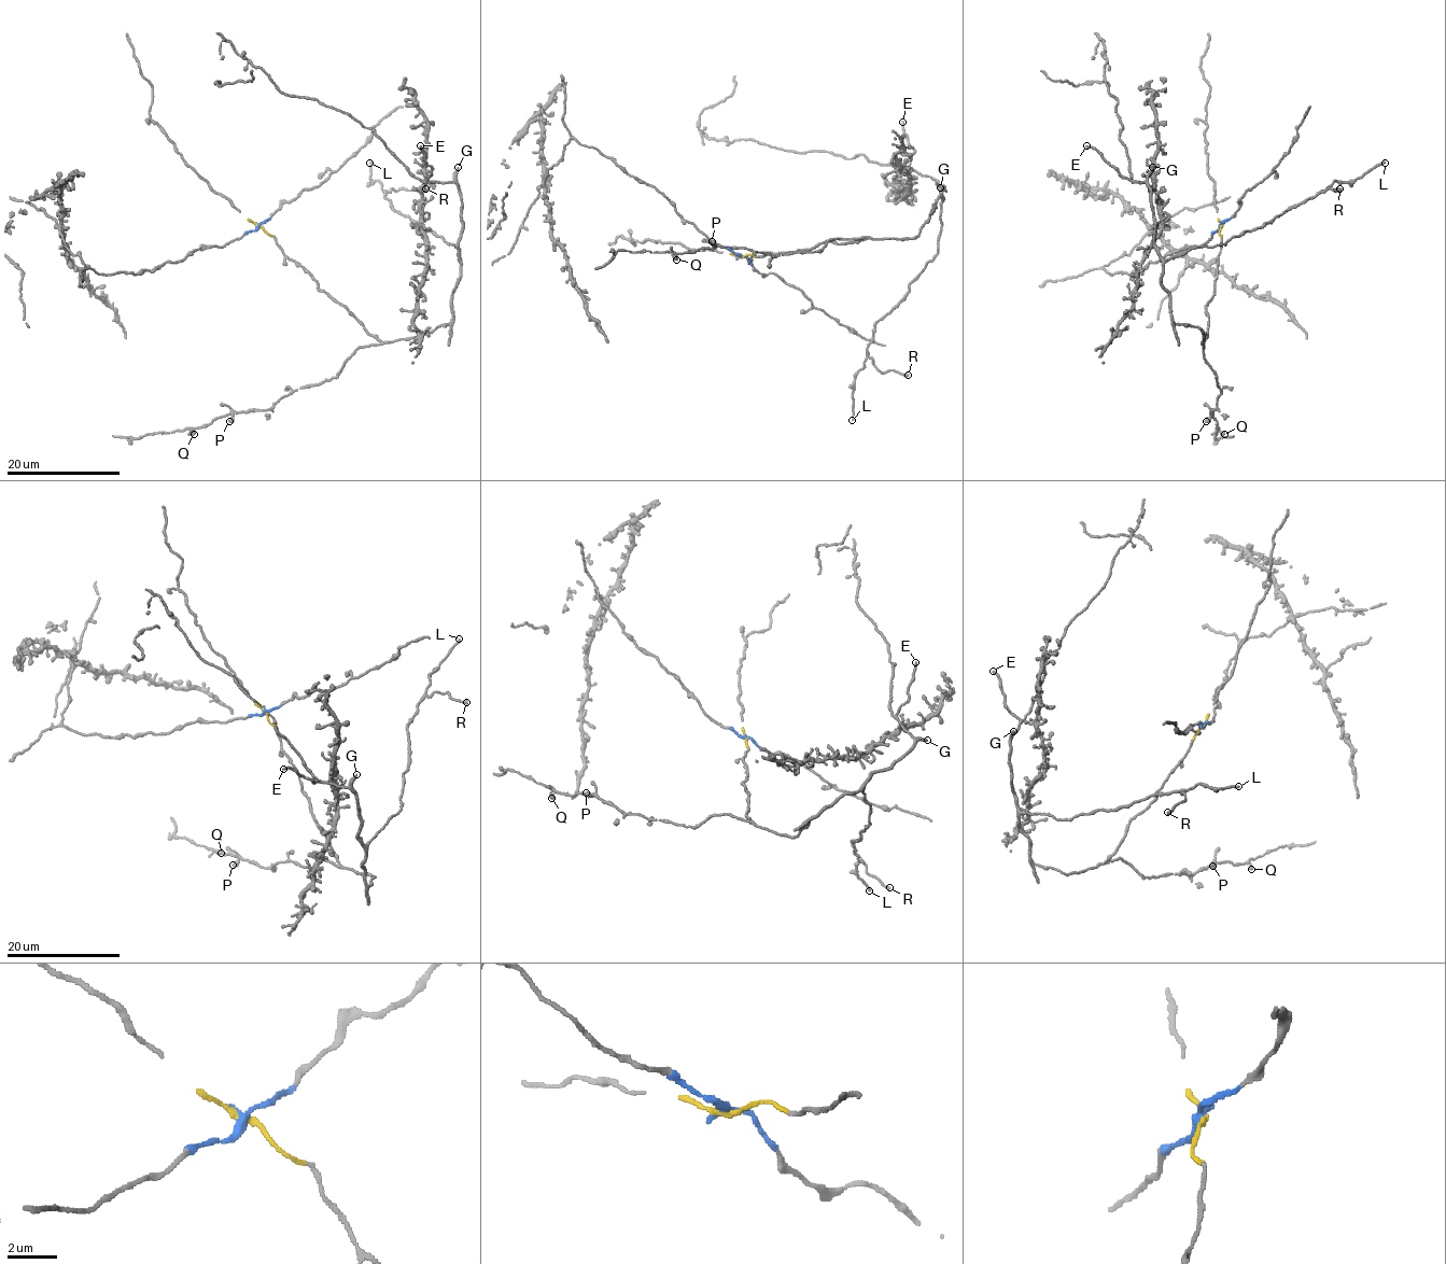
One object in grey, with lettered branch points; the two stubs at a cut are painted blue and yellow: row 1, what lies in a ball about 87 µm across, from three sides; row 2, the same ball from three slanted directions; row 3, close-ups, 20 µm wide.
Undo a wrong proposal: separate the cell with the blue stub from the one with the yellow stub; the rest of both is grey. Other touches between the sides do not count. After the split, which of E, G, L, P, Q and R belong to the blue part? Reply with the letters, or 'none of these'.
none of these

